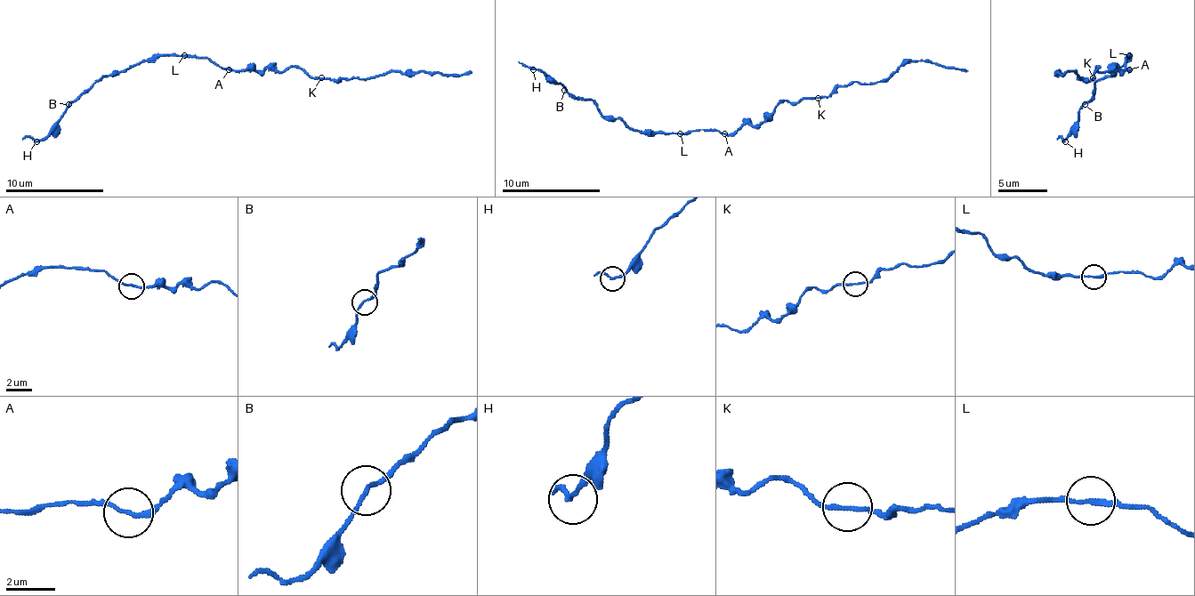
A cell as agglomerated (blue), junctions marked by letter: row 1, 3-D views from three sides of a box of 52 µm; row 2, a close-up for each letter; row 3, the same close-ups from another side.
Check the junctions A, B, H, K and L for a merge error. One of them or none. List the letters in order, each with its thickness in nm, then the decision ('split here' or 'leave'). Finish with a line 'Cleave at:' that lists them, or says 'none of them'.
A: 160 nm | leave
B: 150 nm | leave
H: 150 nm | leave
K: 150 nm | split here
L: 150 nm | leave
Cleave at: K

